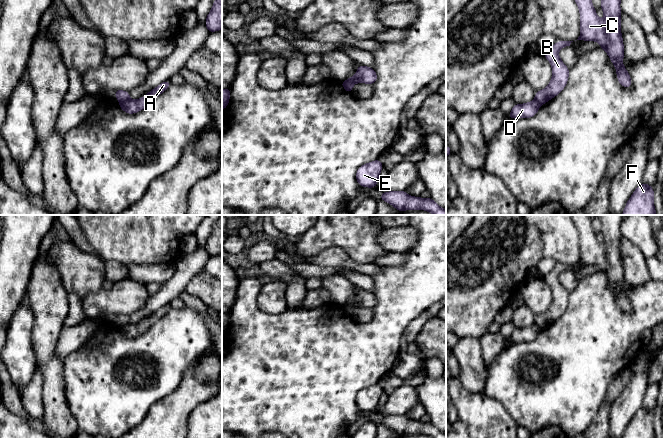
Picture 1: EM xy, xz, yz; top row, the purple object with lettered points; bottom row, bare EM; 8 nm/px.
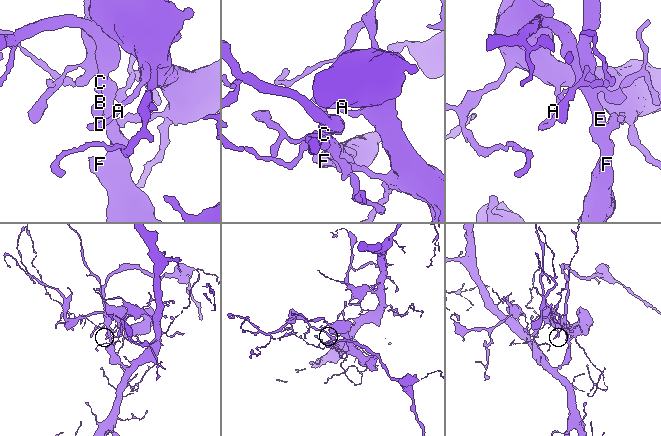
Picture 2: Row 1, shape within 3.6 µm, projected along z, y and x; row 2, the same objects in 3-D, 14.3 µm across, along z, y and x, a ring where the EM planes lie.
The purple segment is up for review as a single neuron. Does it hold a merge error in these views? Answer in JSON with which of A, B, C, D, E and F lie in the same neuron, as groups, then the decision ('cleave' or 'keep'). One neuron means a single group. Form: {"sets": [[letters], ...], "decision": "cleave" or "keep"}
{"sets": [["A", "D"], ["B", "C", "E", "F"]], "decision": "cleave"}

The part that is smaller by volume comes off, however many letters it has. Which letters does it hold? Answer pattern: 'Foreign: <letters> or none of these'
Foreign: A, D

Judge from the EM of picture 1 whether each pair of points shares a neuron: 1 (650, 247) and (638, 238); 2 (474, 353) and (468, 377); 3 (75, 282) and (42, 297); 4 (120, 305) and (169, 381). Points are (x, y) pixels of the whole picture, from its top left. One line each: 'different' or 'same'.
1: same
2: same
3: different
4: different

